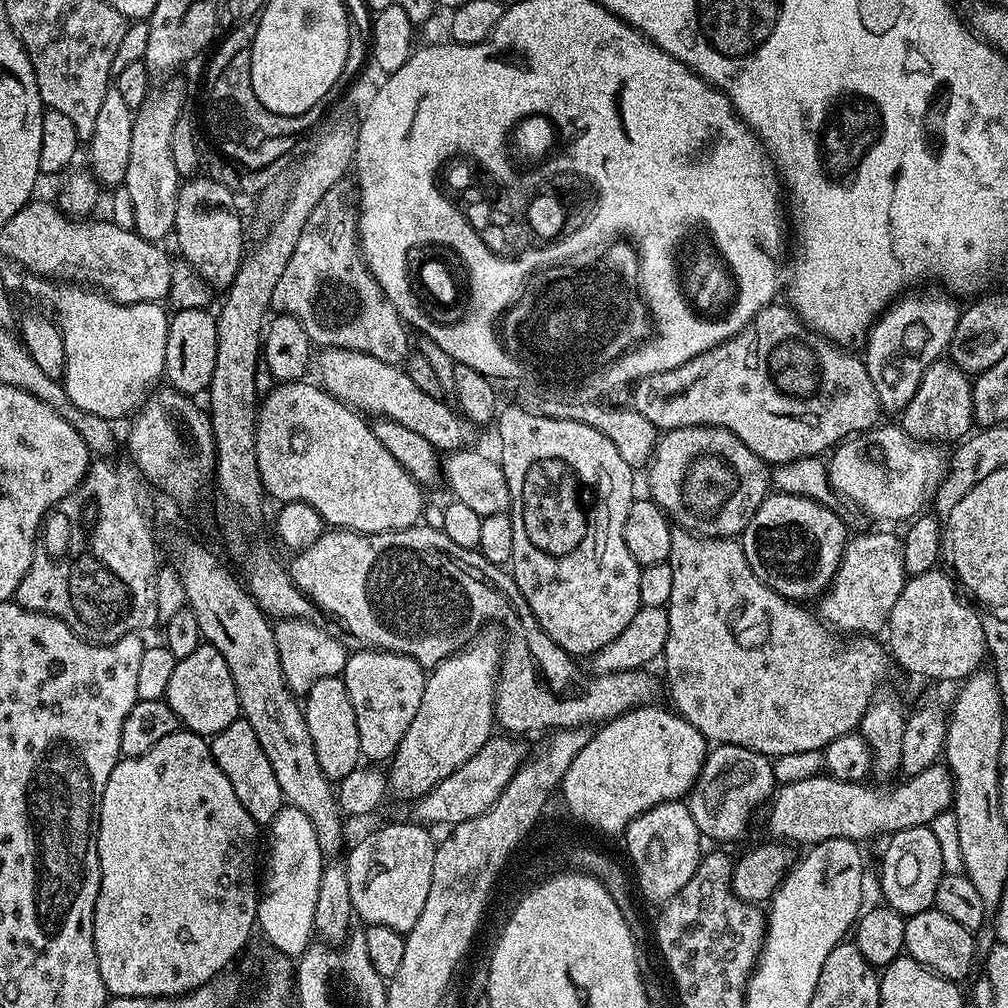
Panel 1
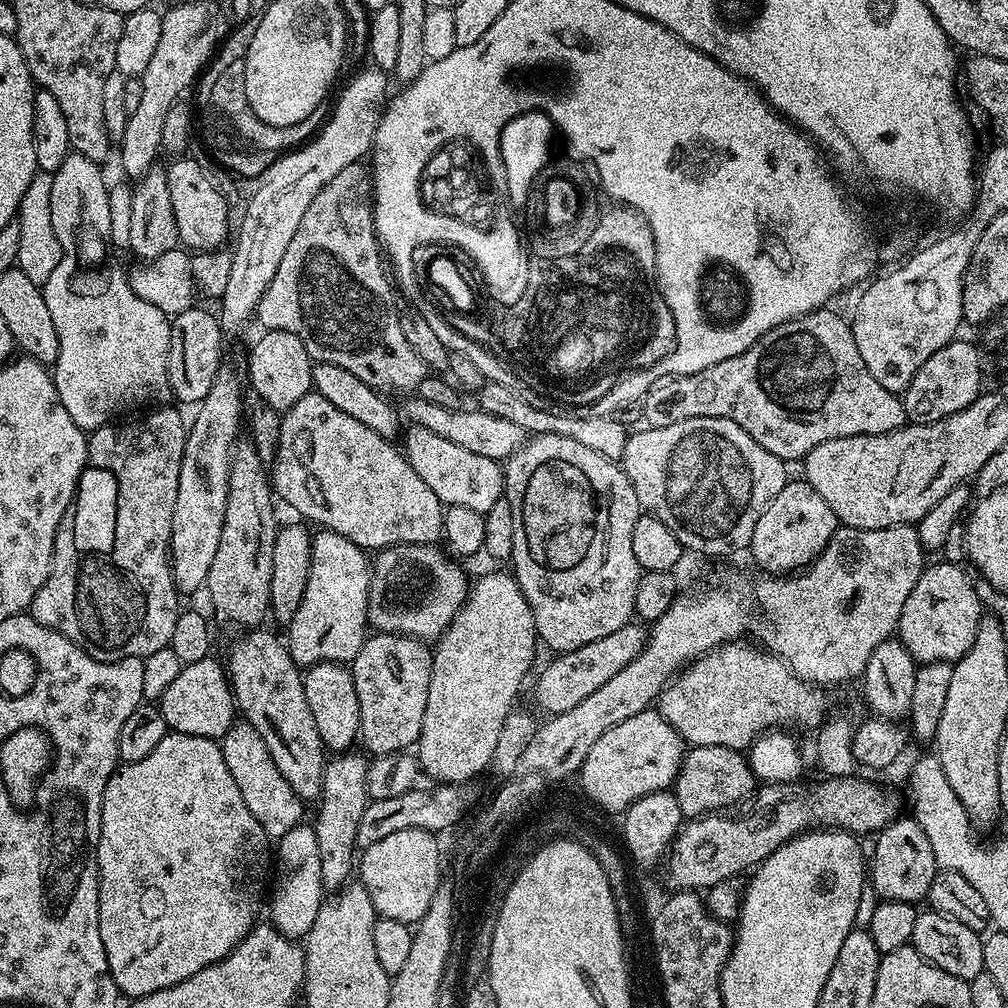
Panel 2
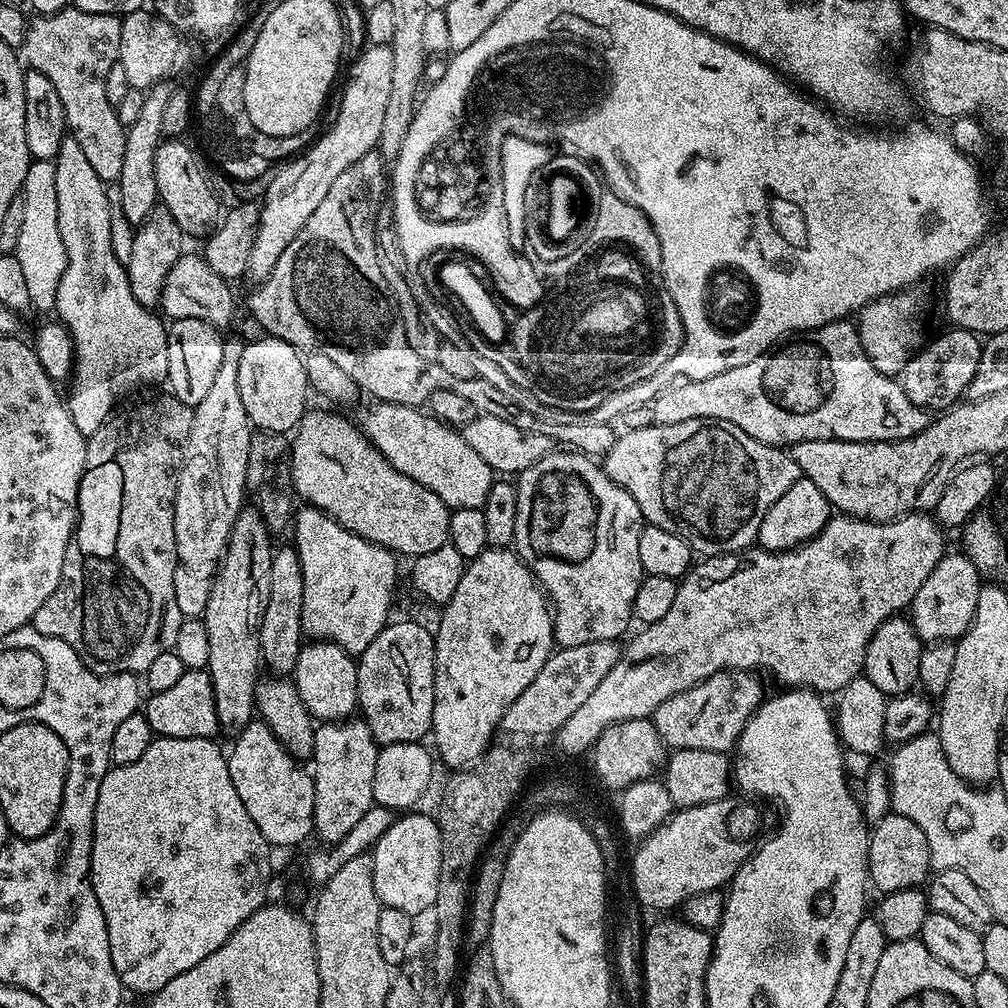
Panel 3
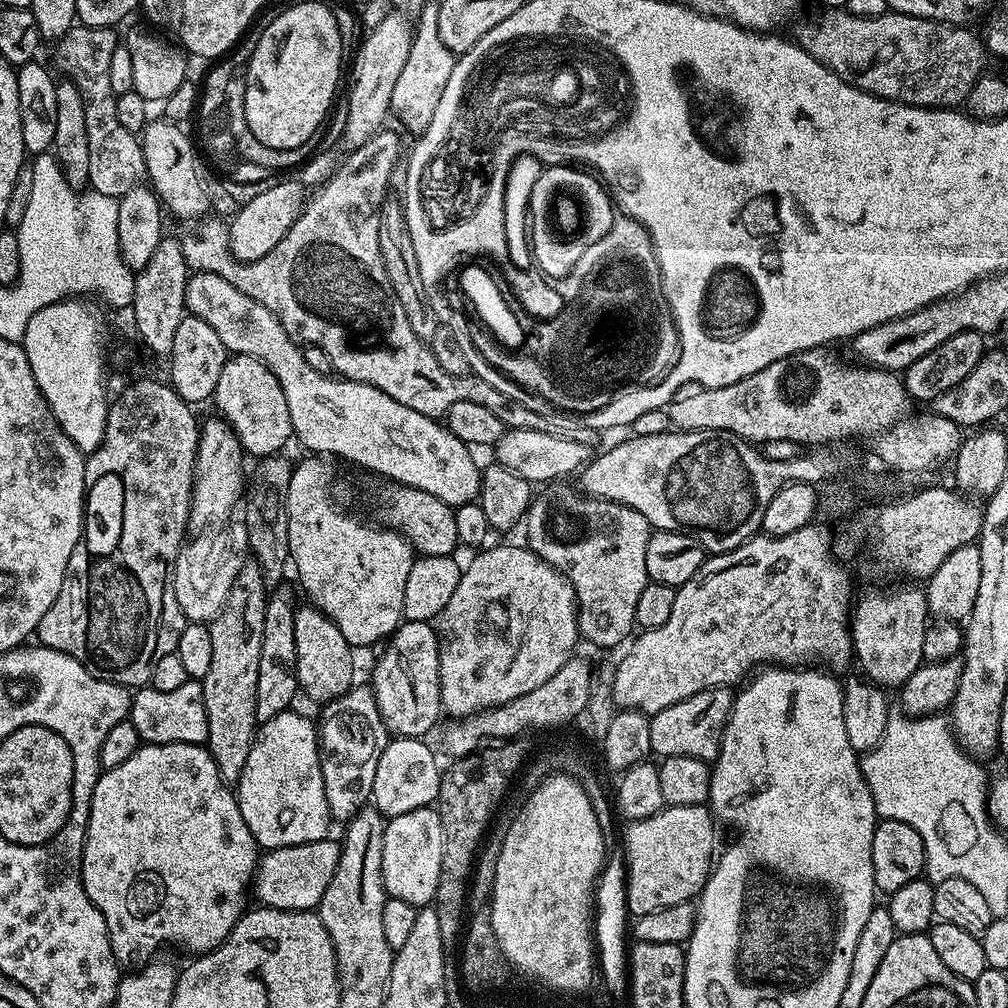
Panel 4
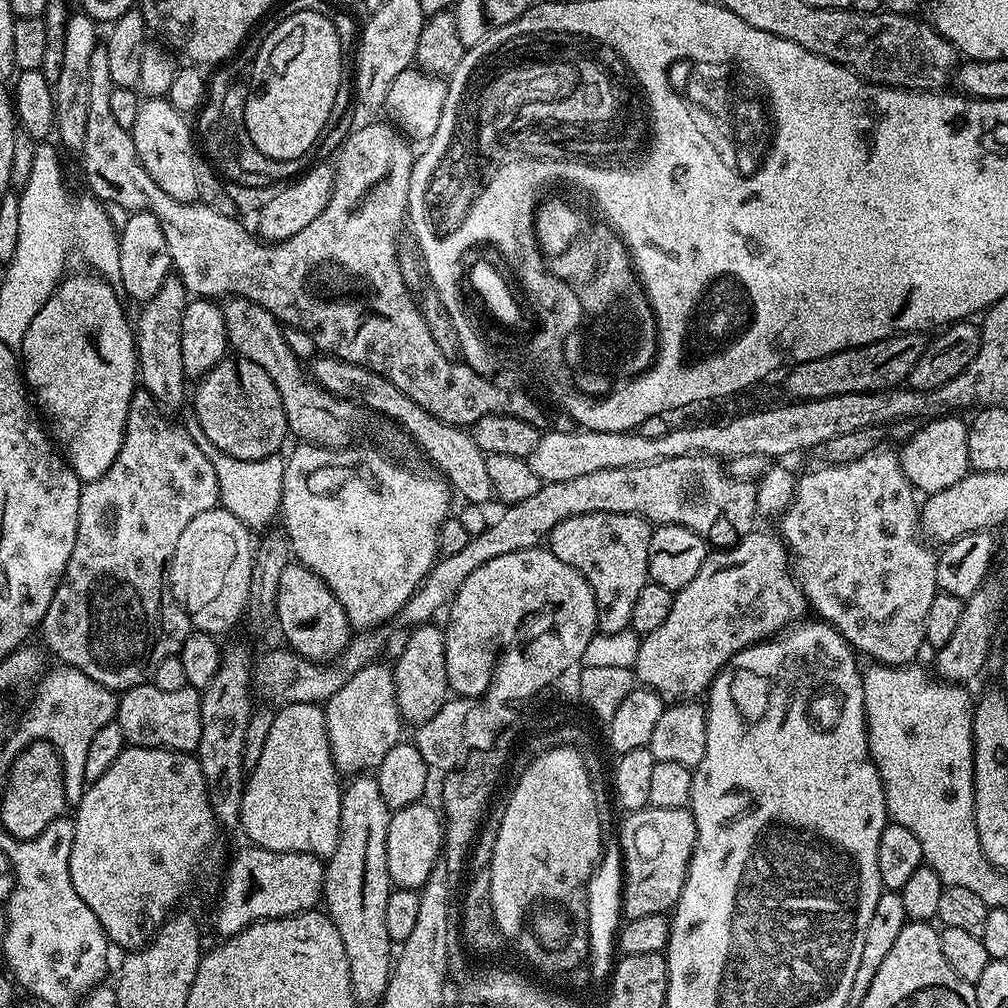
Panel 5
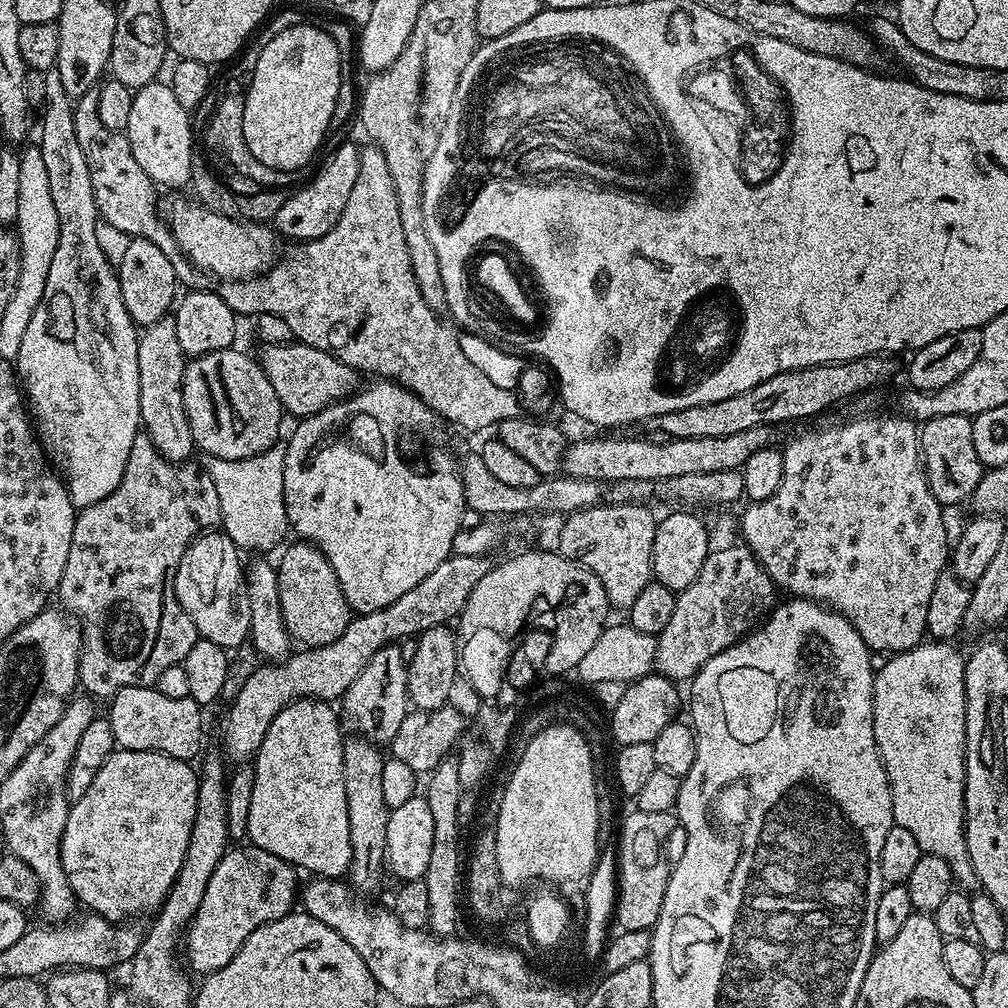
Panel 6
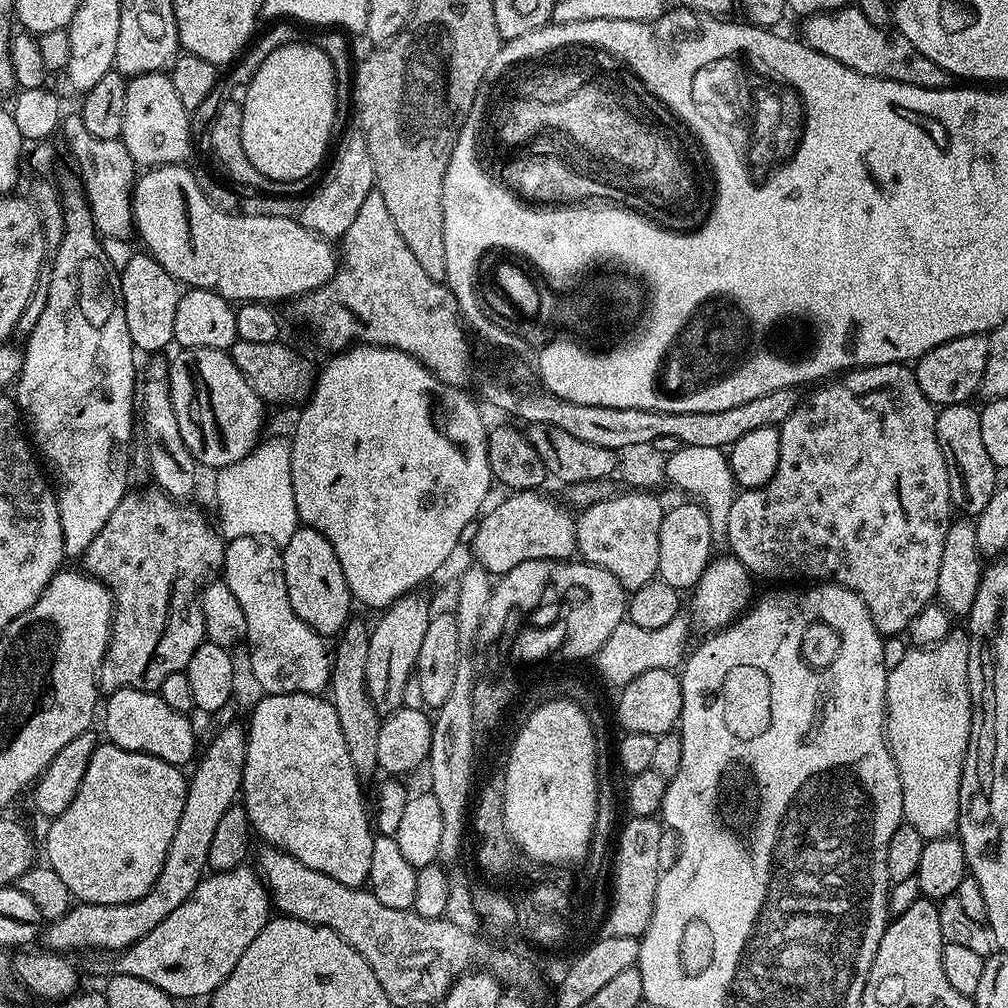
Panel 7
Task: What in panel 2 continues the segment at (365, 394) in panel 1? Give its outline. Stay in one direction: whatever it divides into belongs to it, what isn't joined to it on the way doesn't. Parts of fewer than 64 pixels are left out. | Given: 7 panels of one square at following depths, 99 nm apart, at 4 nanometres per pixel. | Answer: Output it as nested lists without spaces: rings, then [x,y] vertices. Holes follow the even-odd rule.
[[[413,398],[408,404],[408,416],[415,427],[430,430],[430,434],[438,434],[438,438],[446,438],[446,442],[454,442],[466,450],[474,450],[474,454],[482,454],[482,458],[504,462],[524,445],[526,433],[514,426],[514,422],[506,422],[506,418],[494,418],[494,414],[479,410],[464,411],[463,407],[443,408],[419,398]]]

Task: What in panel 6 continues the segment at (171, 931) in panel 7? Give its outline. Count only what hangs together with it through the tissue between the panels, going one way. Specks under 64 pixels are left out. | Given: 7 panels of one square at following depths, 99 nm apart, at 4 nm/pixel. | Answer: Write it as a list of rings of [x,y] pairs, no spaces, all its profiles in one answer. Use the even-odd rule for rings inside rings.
[[[244,846],[229,847],[222,862],[214,866],[214,874],[210,874],[210,882],[206,882],[206,894],[202,894],[202,902],[188,924],[186,964],[193,973],[222,970],[258,926],[288,915],[295,905],[292,903],[295,900],[297,903],[297,869],[274,854],[266,854],[261,848],[240,847]]]

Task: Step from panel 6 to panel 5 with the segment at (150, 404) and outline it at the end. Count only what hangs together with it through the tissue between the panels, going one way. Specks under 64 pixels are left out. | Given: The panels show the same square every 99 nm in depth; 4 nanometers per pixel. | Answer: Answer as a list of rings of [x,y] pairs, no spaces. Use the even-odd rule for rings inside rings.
[[[169,274],[166,282],[162,282],[158,294],[143,301],[141,308],[144,309],[141,310],[140,317],[134,320],[139,383],[143,391],[150,393],[165,410],[176,407],[179,409],[185,403],[183,402],[186,377],[182,366],[182,314],[189,299],[190,293],[184,289],[180,277]]]

